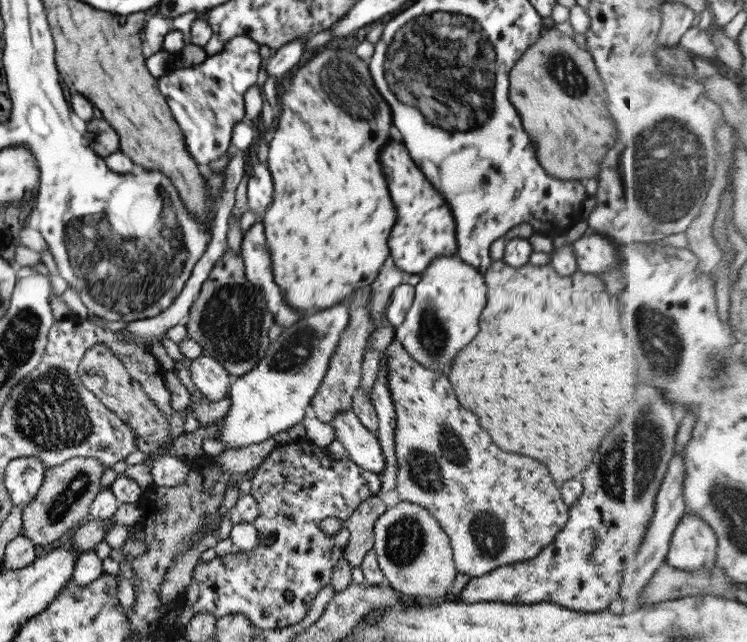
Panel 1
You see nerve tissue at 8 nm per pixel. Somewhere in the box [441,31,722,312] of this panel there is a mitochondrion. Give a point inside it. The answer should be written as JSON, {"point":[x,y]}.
{"point":[668,175]}

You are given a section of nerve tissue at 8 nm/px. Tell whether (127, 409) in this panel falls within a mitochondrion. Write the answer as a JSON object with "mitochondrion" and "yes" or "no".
{"mitochondrion":"no"}

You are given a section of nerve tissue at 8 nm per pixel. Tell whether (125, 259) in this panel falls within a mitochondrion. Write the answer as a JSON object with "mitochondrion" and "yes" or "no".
{"mitochondrion":"yes"}

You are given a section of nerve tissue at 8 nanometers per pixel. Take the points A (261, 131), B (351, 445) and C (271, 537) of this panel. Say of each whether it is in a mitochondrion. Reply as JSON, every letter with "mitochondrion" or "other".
{"A":"other","B":"other","C":"other"}

